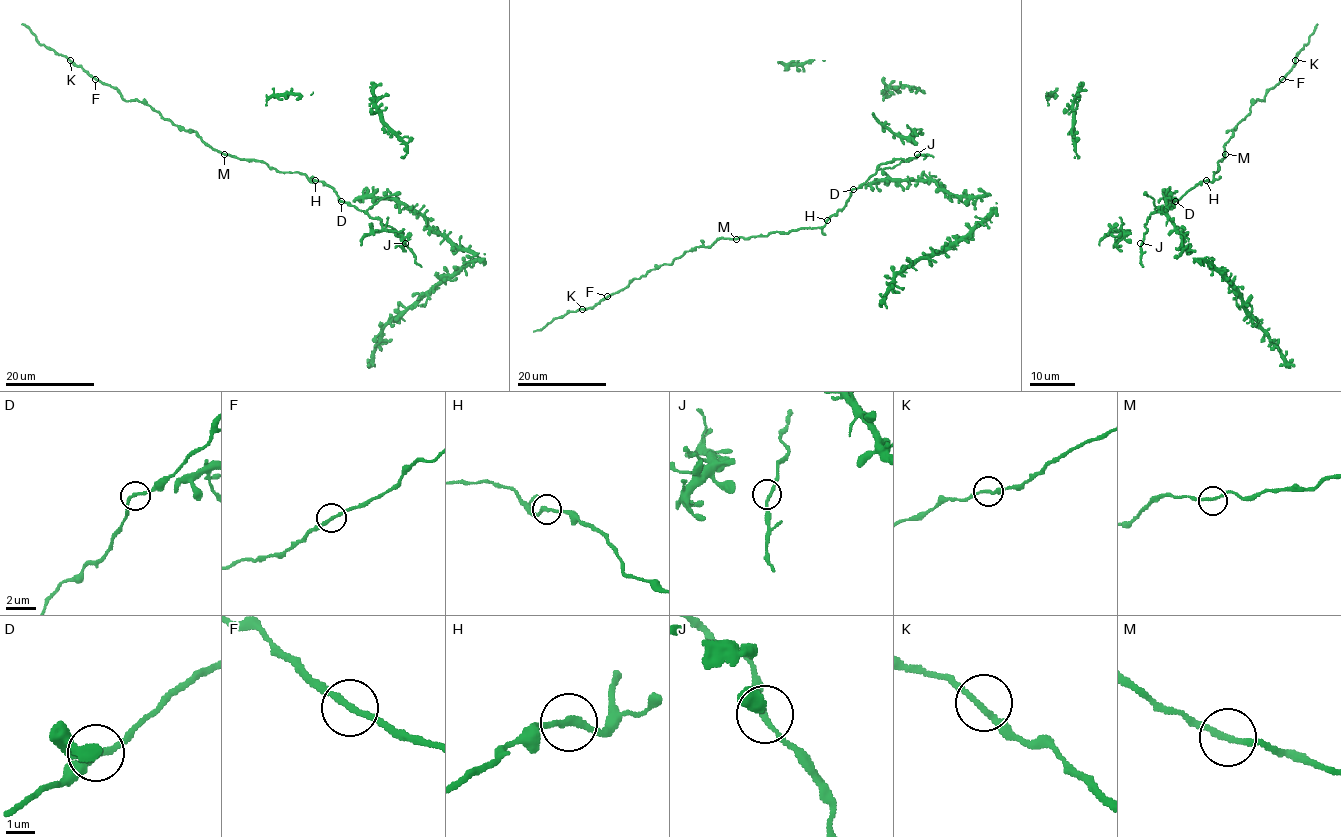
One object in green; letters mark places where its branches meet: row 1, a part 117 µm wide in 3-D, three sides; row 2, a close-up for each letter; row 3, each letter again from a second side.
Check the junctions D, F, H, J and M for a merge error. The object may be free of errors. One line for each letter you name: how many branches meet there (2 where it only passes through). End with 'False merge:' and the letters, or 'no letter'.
F: 2 branches meet
False merge: F

